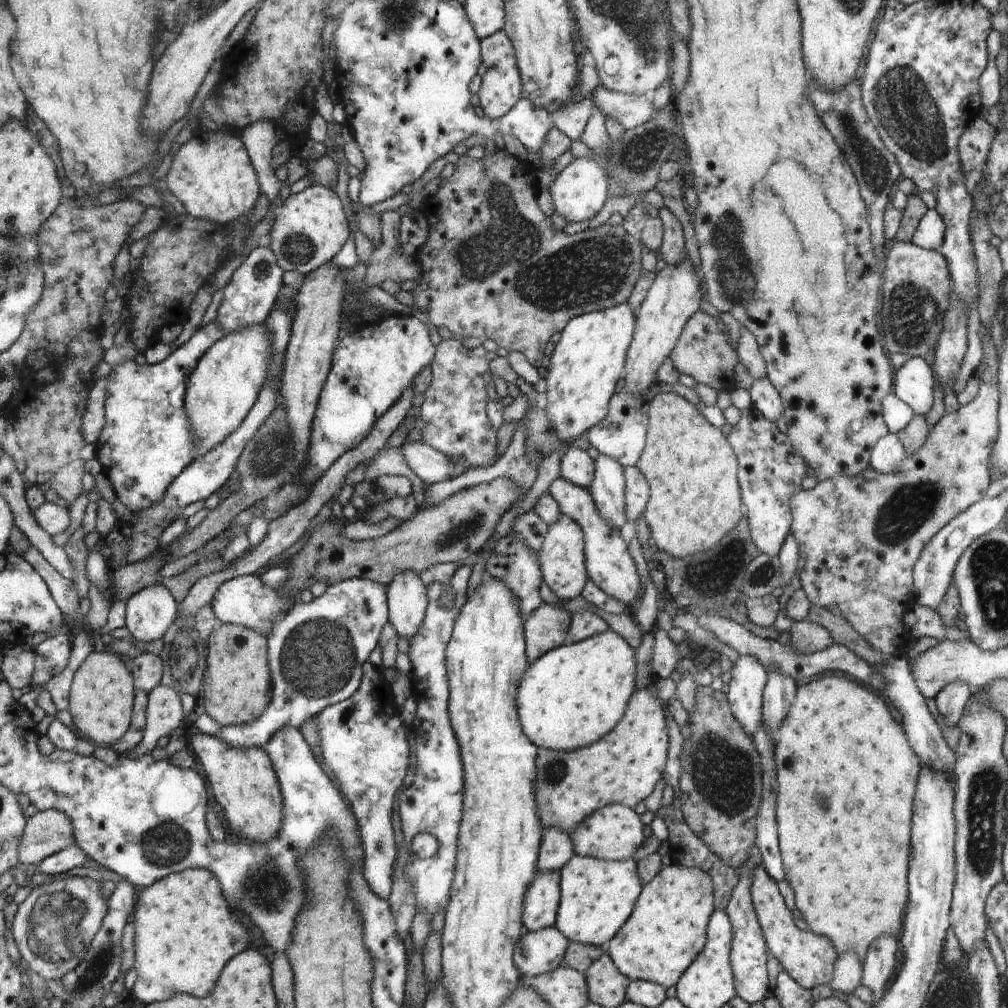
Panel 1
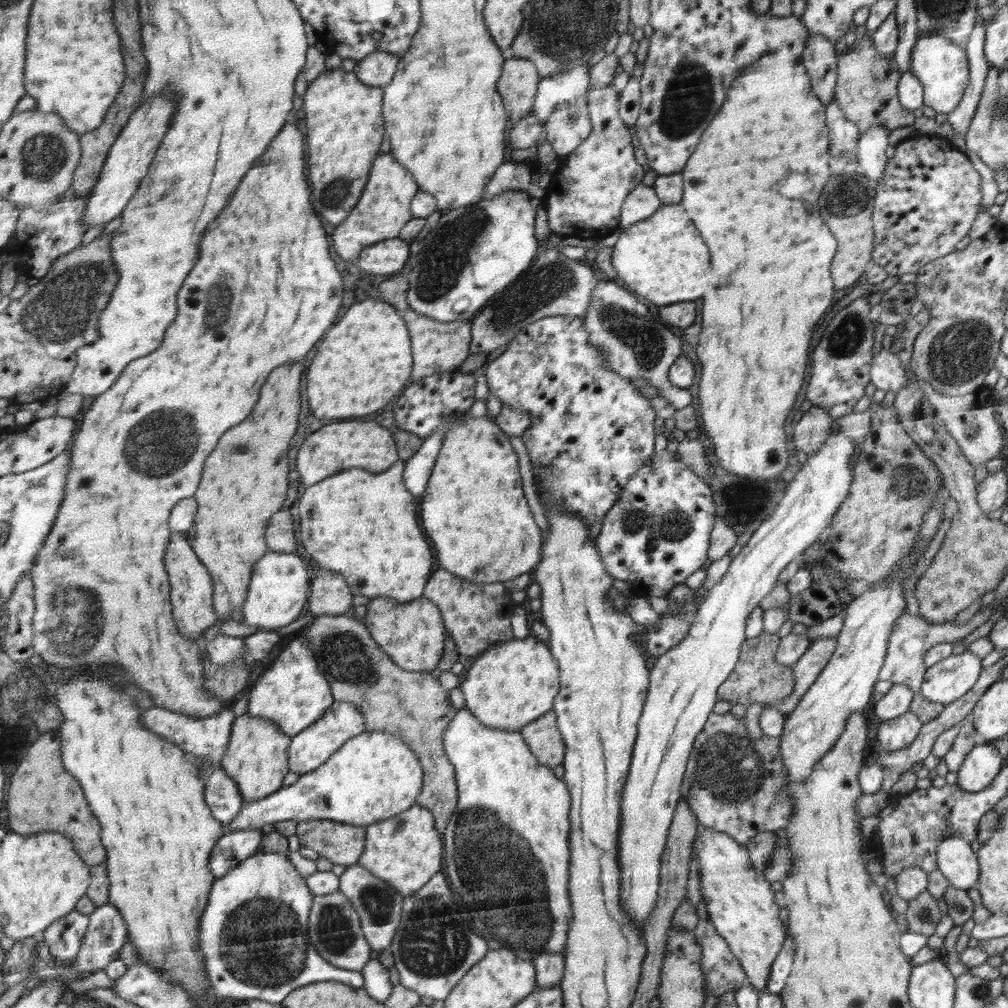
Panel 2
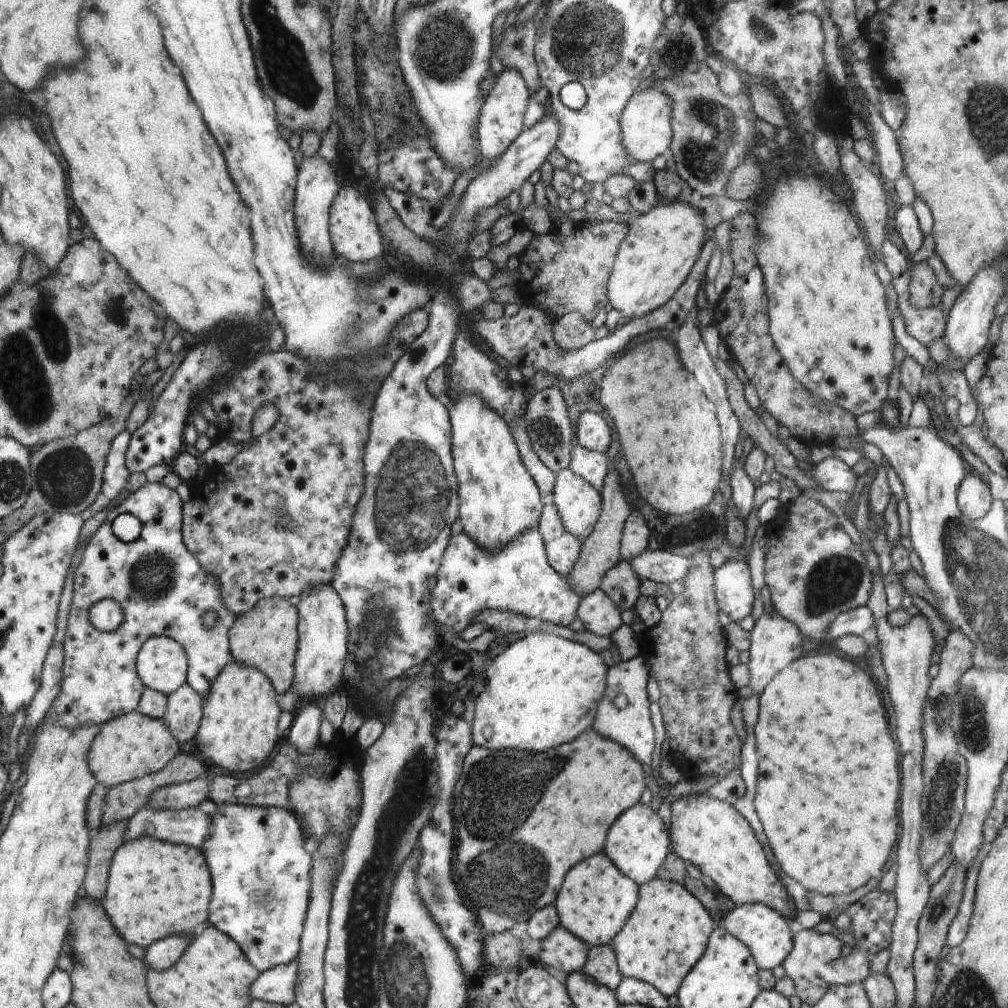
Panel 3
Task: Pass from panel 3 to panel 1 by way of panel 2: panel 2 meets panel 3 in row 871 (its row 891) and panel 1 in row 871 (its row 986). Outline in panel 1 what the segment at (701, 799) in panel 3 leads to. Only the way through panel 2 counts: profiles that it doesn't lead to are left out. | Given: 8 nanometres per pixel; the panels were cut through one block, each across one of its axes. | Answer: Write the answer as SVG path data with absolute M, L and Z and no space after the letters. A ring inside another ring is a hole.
M762 863L753 870L751 897L754 901L755 912L763 929L763 936L768 950L780 961L782 968L802 988L812 989L818 984L828 984L835 975L836 950L829 938L817 935L810 930L801 929L792 922L790 910L784 906L784 898L780 896L774 878L766 872Z

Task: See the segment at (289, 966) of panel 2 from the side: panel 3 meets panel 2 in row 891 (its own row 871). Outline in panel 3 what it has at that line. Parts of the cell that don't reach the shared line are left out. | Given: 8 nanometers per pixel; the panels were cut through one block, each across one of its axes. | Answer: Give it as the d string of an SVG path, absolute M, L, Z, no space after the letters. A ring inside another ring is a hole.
M218 806L213 816L213 838L204 852L215 878L215 896L211 903L211 924L232 936L244 950L248 961L260 972L290 965L302 947L303 925L311 901L311 869L304 850L302 832L290 811L277 807Z

